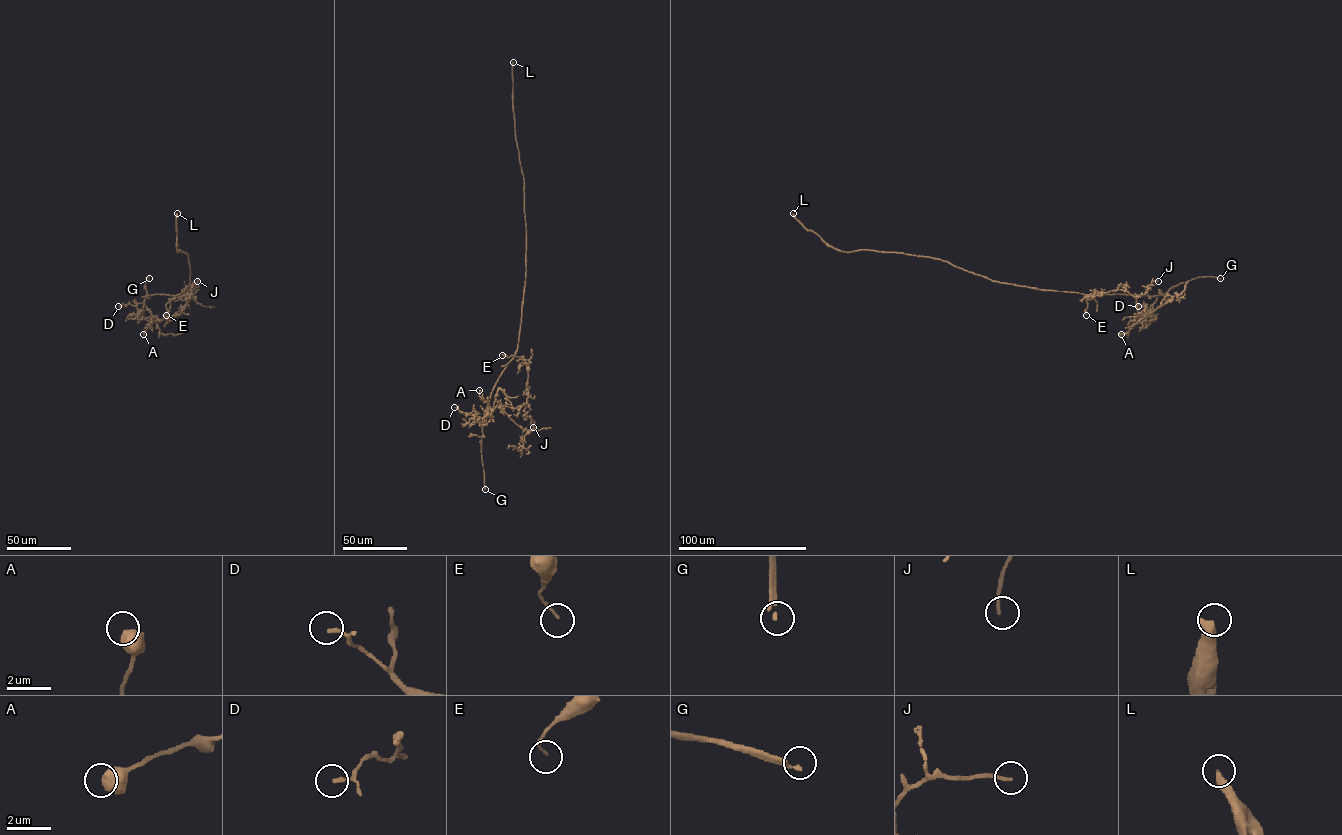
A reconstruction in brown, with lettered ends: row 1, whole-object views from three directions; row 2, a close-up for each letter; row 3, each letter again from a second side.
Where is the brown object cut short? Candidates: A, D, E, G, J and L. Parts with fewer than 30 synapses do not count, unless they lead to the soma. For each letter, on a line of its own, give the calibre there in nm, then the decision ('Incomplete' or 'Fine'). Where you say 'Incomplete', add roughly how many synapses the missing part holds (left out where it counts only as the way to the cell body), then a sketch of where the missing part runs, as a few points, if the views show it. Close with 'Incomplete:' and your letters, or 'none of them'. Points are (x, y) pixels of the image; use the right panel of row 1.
A: Thickness 600 nm. Fine
D: Thickness 100 nm. Fine
E: Thickness 100 nm. Fine
G: Thickness 180 nm. Incomplete. Roughly 4000 synapses
J: Thickness 140 nm. Fine
L: Thickness 480 nm. Incomplete. Roughly 60 synapses
Incomplete: G, L

